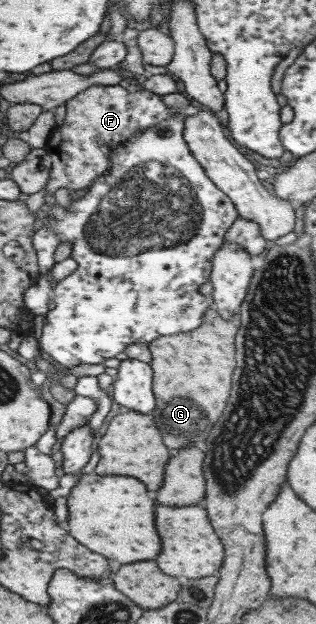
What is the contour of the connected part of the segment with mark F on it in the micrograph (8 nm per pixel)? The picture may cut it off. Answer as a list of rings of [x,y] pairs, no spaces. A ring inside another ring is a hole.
[[[126,83],[119,85],[93,85],[84,92],[79,93],[66,103],[66,117],[60,127],[57,127],[50,135],[45,148],[51,157],[51,175],[49,183],[44,189],[44,205],[51,209],[56,207],[55,191],[65,187],[70,193],[81,194],[91,188],[95,181],[104,176],[112,168],[113,153],[121,149],[137,132],[153,128],[165,120],[173,119],[176,114],[169,111],[169,105],[164,101],[161,94],[141,88],[130,88]]]

